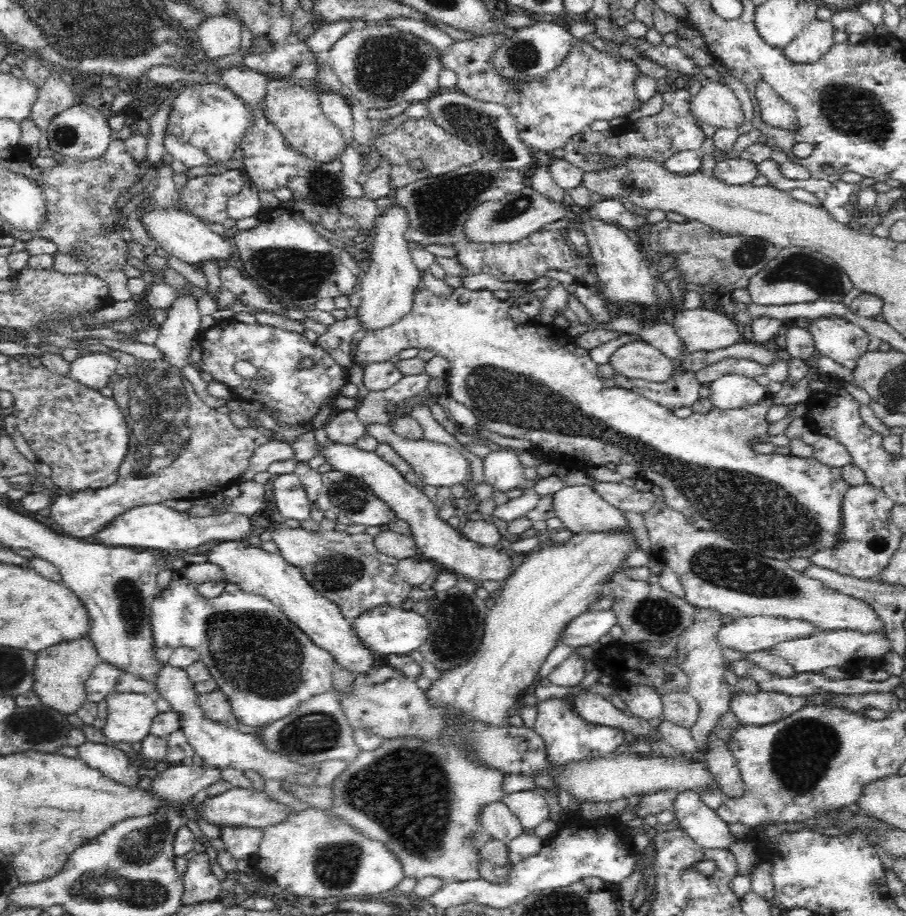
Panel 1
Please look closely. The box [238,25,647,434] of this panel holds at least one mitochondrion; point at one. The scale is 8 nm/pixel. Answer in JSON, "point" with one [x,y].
{"point":[384,66]}

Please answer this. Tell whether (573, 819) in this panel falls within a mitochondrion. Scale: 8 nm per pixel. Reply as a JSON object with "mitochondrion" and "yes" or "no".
{"mitochondrion":"no"}

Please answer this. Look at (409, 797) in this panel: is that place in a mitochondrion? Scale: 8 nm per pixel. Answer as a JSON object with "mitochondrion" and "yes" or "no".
{"mitochondrion":"yes"}

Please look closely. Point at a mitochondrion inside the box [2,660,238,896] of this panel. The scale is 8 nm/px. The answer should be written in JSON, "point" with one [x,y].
{"point":[38,726]}

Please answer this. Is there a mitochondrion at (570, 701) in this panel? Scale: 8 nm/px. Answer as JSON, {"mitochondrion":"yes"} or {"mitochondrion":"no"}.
{"mitochondrion":"no"}

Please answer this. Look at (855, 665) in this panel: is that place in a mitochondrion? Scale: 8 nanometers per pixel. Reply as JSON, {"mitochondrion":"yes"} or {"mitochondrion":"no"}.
{"mitochondrion":"no"}

